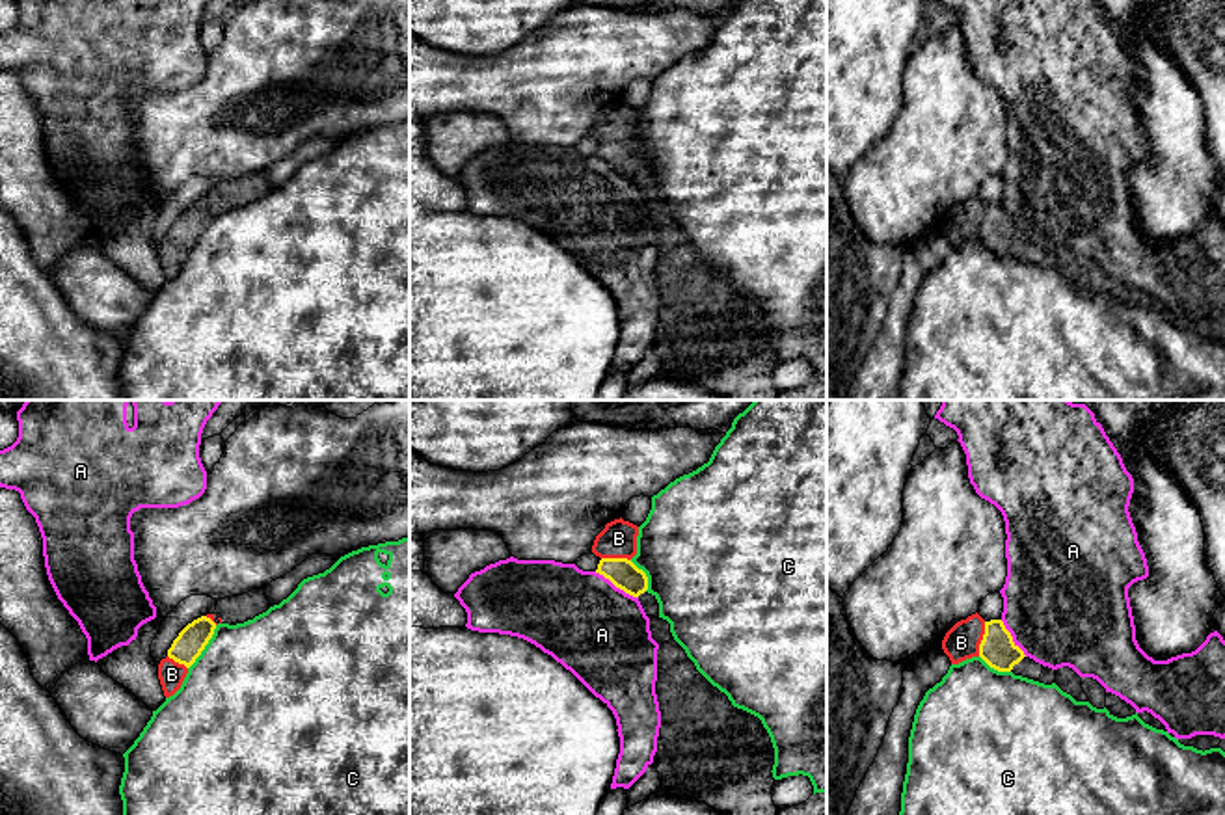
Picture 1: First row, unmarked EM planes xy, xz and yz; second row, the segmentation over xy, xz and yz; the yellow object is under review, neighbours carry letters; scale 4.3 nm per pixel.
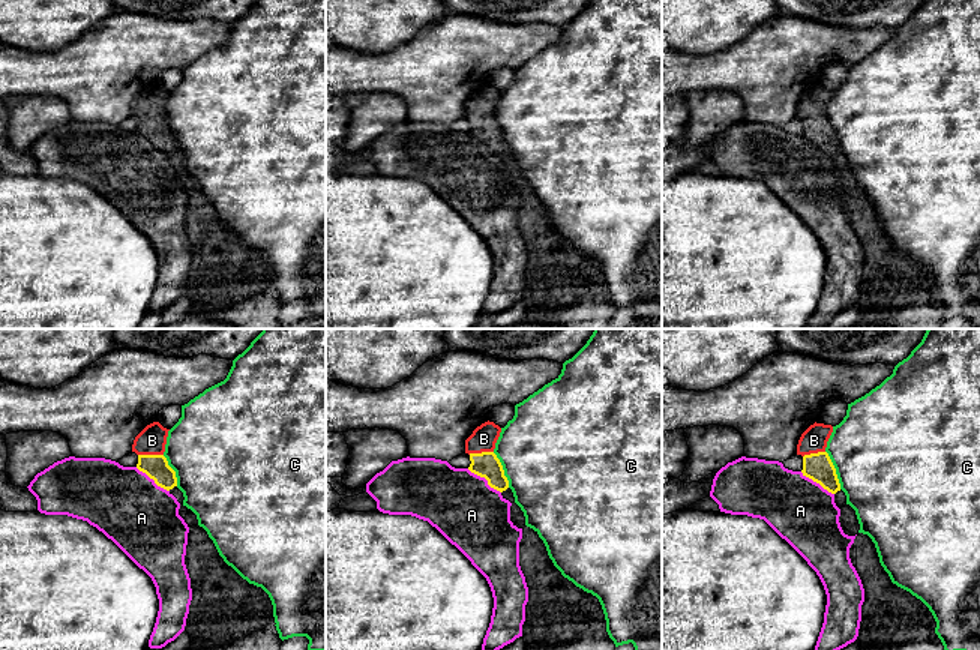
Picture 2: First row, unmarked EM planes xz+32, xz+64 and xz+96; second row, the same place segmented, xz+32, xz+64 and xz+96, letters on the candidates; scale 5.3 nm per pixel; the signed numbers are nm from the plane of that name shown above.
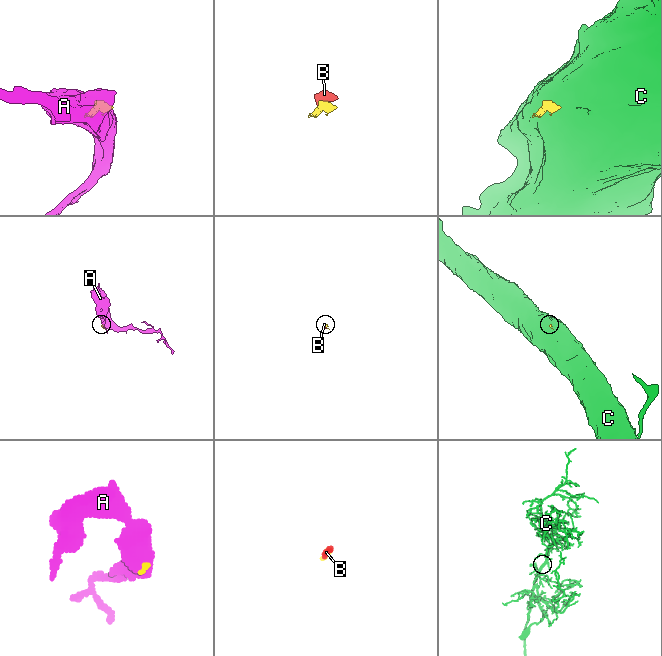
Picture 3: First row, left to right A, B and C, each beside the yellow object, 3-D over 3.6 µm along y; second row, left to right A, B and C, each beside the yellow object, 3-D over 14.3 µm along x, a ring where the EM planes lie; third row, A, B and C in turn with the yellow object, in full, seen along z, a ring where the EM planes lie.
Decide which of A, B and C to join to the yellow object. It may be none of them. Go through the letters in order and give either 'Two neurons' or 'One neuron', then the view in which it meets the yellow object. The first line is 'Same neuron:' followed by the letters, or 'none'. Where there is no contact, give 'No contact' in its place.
Same neuron: B
A: Two neurons. Touches yellow in xz
B: One neuron. Touches yellow in yz
C: Two neurons. Touches yellow in xy

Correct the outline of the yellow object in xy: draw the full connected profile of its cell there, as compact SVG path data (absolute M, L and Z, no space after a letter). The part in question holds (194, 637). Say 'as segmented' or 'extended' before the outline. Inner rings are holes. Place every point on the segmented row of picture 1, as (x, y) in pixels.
extended; M214 614L201 616L188 623L173 640L168 657L158 664L158 679L166 698L181 688L188 668L212 638L216 625Z

